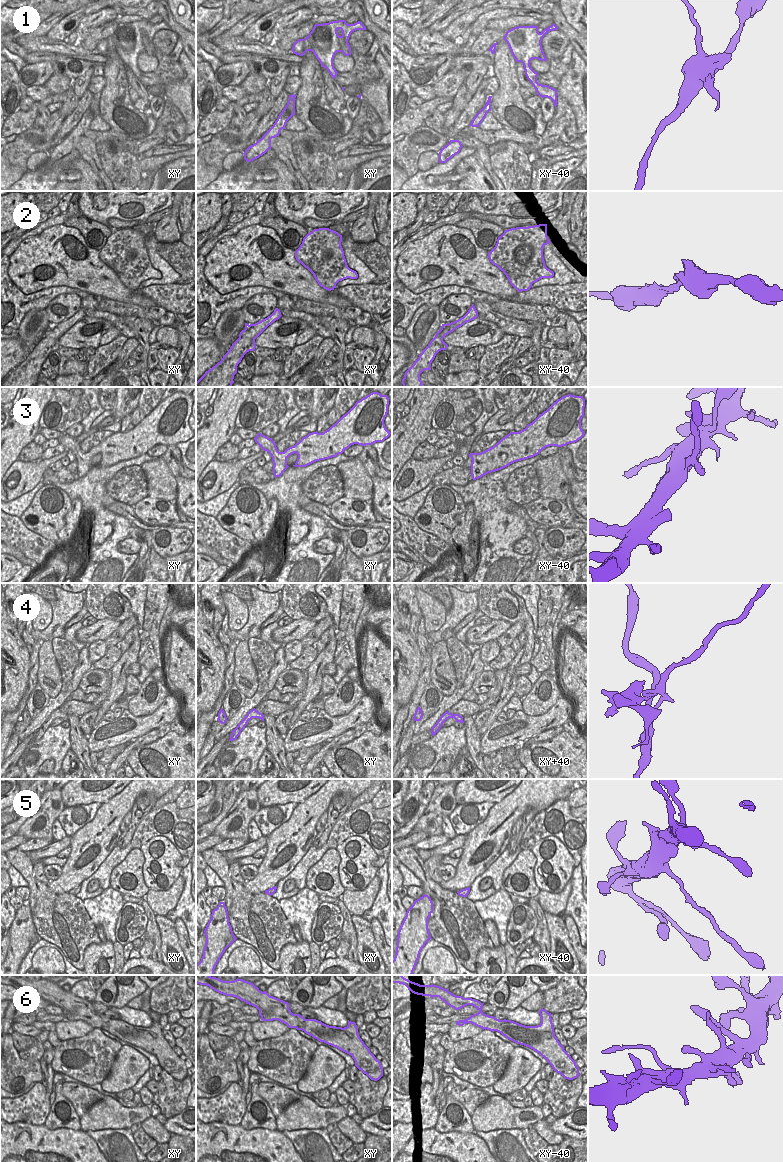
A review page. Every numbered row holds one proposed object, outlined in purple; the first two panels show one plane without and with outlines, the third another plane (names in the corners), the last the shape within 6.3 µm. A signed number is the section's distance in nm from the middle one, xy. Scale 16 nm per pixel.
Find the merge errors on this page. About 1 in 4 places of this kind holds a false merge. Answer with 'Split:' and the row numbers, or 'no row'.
Split: 4, 5

